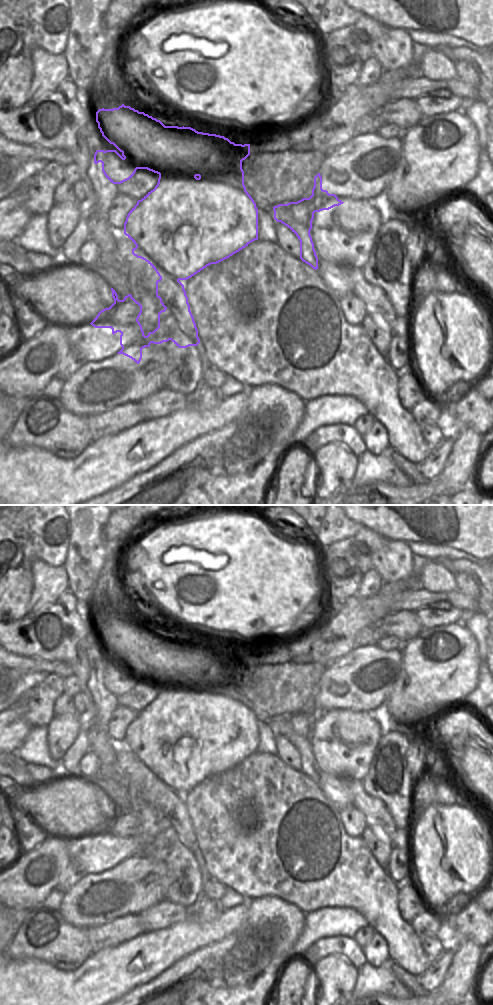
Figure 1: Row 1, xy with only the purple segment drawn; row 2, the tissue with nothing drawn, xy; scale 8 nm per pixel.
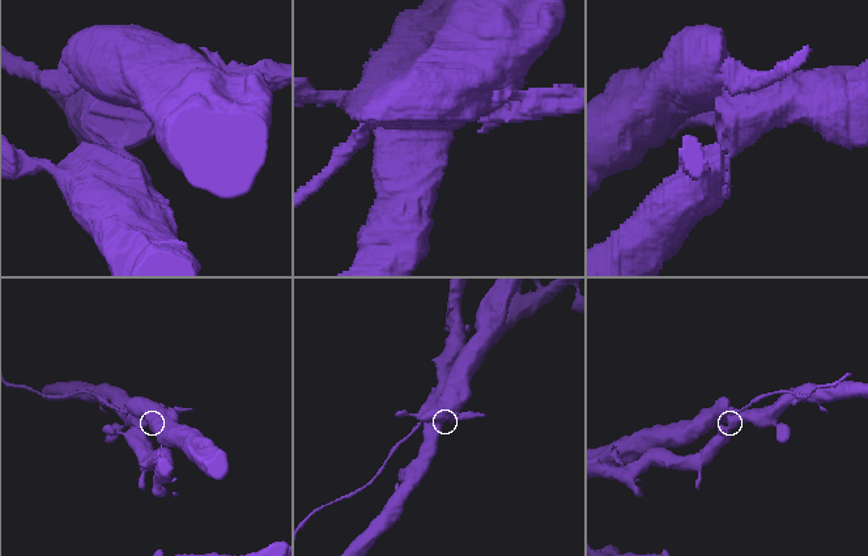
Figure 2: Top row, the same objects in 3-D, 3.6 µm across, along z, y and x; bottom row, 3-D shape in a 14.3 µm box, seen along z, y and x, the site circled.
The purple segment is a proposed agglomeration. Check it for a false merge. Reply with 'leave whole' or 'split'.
split

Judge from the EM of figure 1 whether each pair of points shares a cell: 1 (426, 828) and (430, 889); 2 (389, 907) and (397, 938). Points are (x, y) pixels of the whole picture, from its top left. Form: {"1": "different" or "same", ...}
{"1": "same", "2": "same"}

